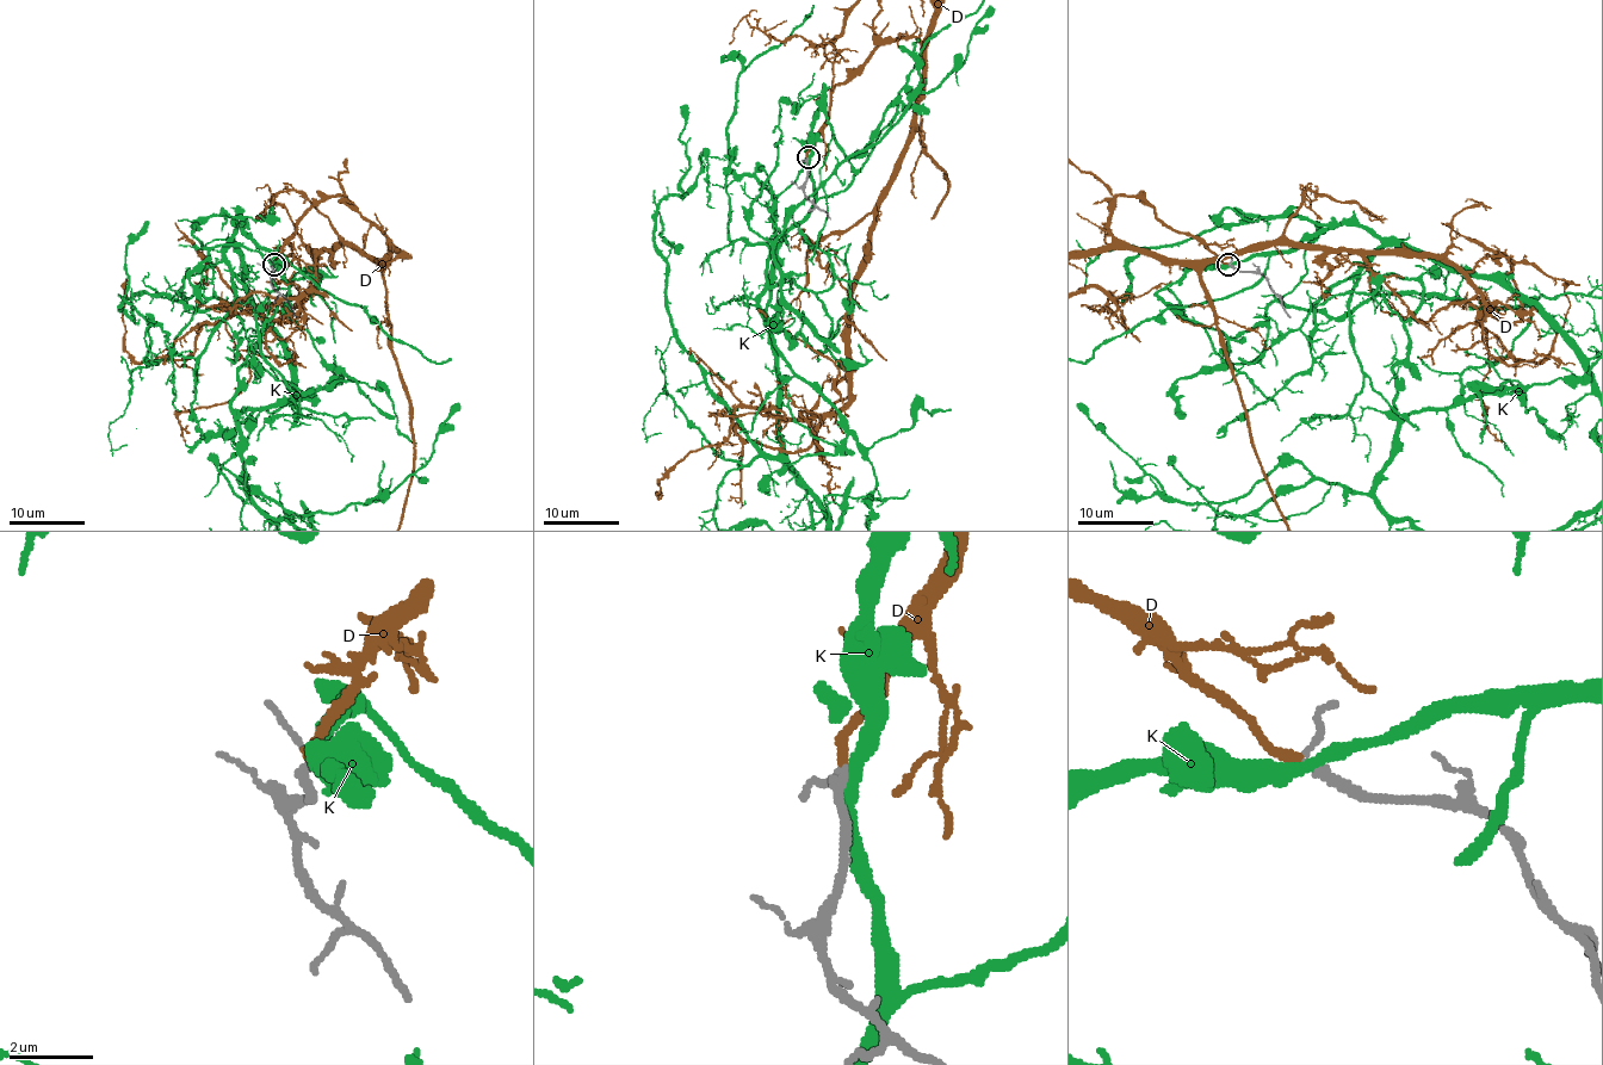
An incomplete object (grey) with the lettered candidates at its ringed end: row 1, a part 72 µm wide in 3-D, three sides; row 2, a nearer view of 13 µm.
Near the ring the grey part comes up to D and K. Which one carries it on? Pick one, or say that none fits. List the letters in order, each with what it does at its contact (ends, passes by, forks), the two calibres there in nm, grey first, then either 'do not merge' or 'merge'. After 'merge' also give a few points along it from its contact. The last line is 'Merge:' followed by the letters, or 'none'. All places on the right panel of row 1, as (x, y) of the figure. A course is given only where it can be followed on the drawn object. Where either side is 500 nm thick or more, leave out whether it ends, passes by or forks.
D: it ends; calibres 170 and 220 nm; merge
K: it passes by; calibres 190 and 280 nm; do not merge
Merge: D

